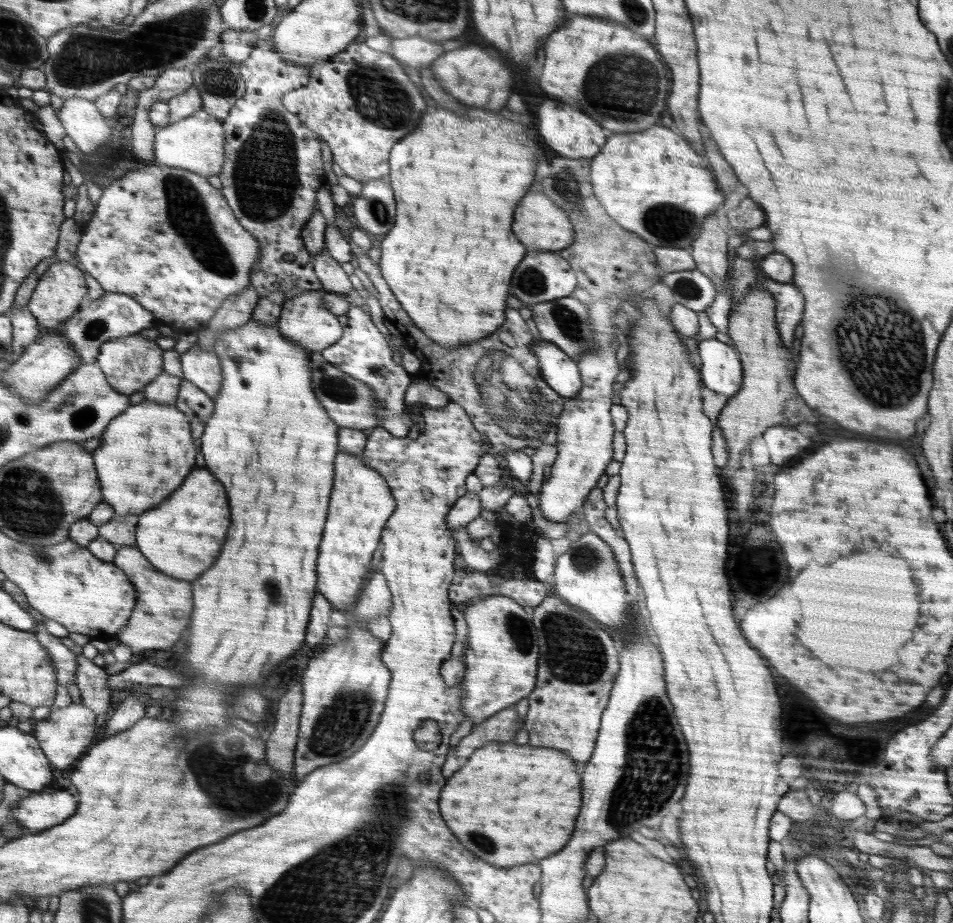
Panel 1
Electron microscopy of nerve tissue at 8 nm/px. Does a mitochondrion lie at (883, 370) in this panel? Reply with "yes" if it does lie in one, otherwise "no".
yes

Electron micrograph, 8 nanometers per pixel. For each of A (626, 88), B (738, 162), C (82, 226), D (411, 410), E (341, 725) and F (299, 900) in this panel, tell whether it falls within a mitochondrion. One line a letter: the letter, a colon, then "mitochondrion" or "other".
A: mitochondrion
B: other
C: other
D: other
E: mitochondrion
F: mitochondrion

